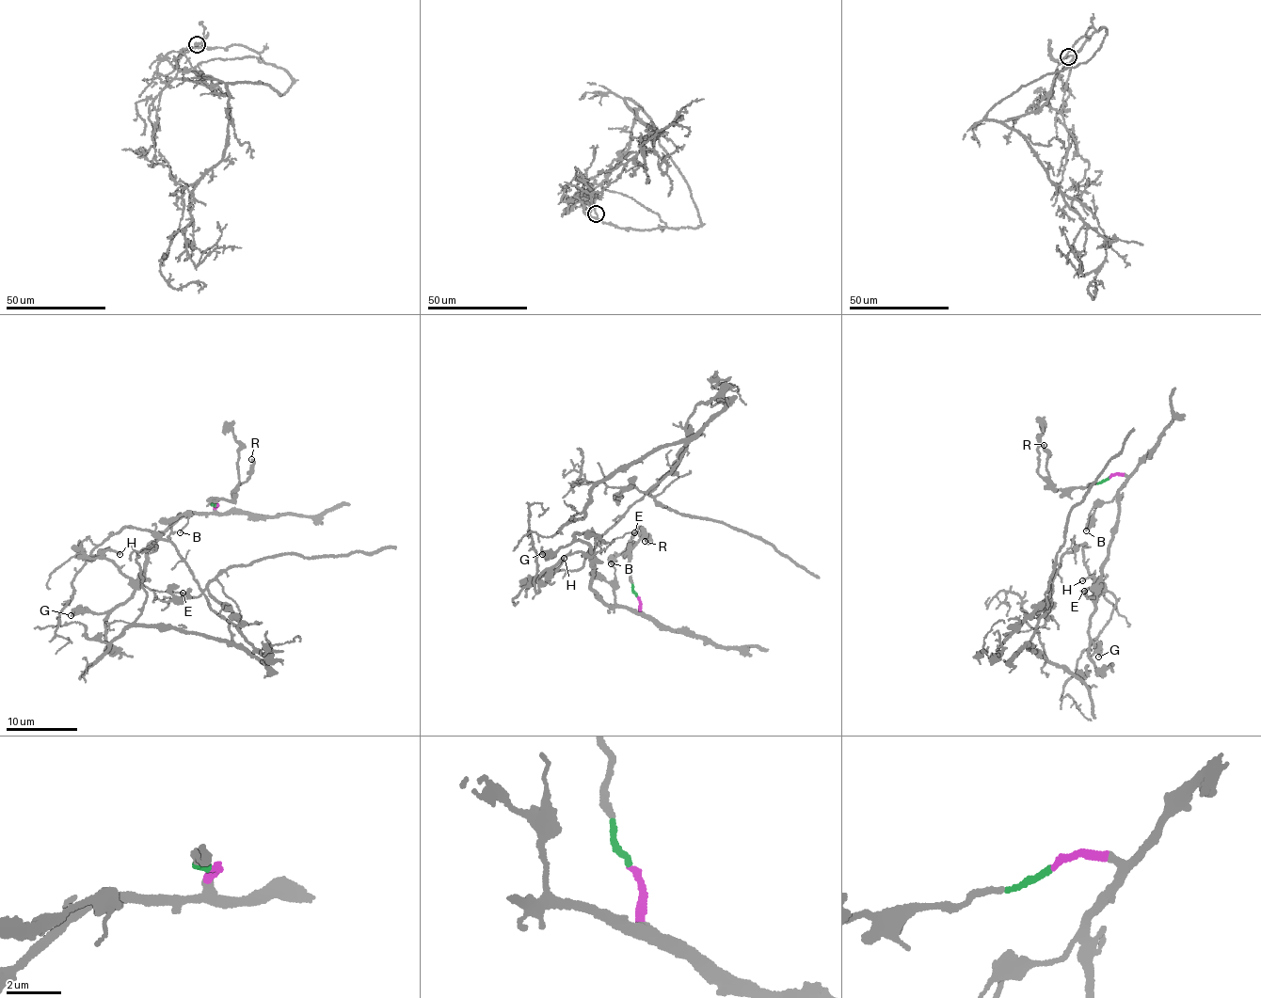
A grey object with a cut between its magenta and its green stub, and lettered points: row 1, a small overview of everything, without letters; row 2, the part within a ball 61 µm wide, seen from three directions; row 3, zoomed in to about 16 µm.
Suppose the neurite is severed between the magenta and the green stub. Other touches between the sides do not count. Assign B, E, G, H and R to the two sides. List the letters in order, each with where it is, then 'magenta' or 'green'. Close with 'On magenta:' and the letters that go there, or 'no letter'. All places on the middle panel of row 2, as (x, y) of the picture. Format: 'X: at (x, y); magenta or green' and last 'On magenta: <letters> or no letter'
B: at (611, 563); magenta
E: at (634, 532); magenta
G: at (542, 554); magenta
H: at (564, 558); magenta
R: at (645, 541); green
On magenta: B, E, G, H

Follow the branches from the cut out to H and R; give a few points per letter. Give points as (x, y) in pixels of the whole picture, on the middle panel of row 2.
H: (636, 597), (638, 611), (609, 605), (591, 588), (595, 566), (588, 555), (578, 551), (550, 573), (564, 559)
R: (636, 597), (630, 560), (633, 545), (647, 535), (649, 539), (645, 541)

